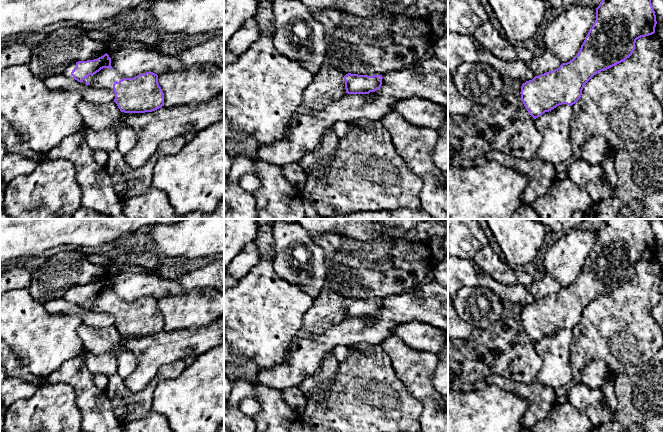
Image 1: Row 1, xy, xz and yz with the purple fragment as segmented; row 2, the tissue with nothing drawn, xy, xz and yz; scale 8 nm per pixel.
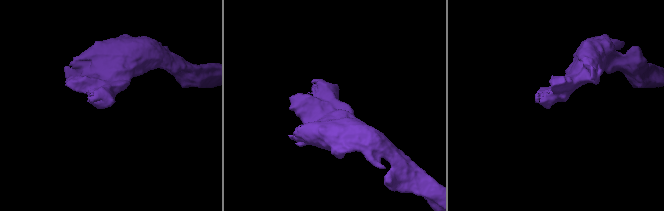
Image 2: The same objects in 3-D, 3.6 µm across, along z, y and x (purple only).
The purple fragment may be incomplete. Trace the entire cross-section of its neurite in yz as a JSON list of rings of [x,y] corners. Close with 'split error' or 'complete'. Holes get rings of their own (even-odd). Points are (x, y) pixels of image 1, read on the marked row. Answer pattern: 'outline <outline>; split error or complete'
outline [[[602,0],[596,8],[596,20],[578,54],[559,68],[522,84],[520,99],[529,114],[536,119],[559,105],[575,104],[581,97],[584,85],[594,75],[629,58],[635,50],[636,40],[654,34],[656,24],[651,0]]]; complete

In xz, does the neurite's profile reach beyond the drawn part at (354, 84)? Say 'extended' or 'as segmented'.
as segmented

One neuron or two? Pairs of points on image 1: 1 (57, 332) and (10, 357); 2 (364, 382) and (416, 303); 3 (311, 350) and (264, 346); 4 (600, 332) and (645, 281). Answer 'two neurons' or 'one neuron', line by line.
1: two neurons
2: two neurons
3: two neurons
4: one neuron

